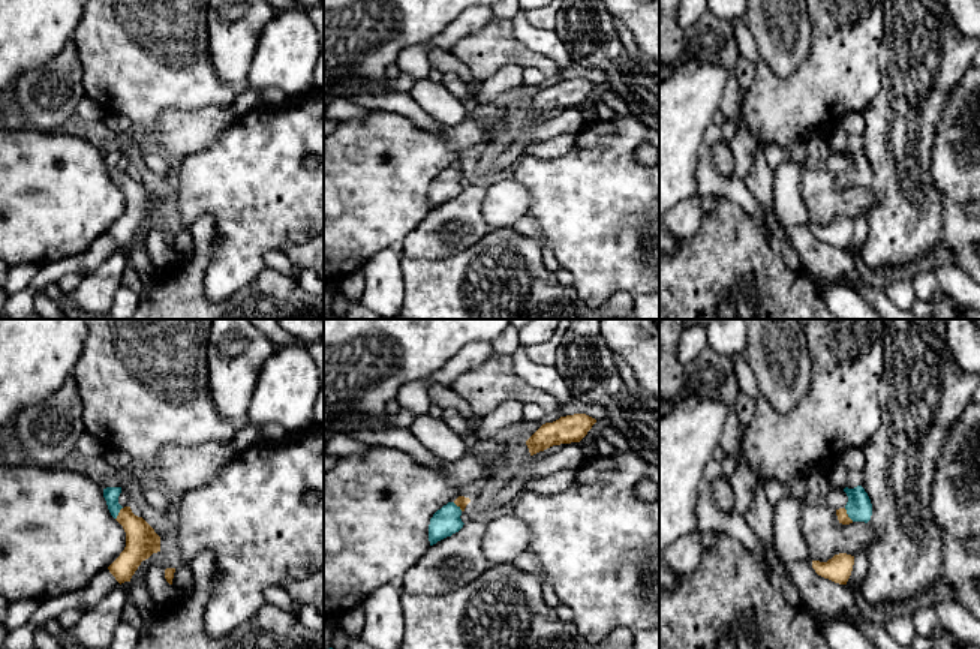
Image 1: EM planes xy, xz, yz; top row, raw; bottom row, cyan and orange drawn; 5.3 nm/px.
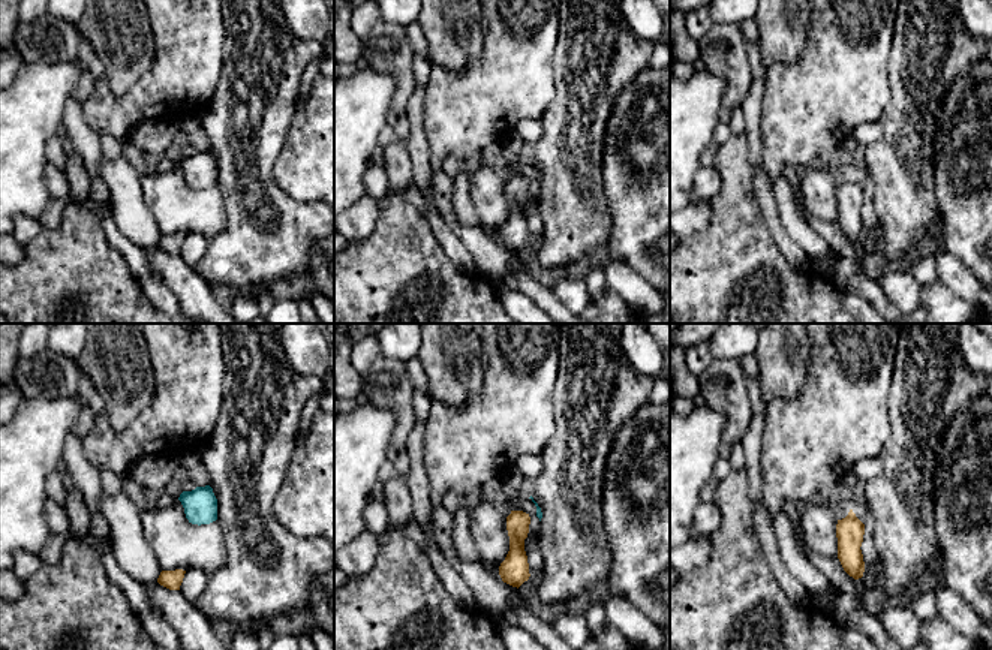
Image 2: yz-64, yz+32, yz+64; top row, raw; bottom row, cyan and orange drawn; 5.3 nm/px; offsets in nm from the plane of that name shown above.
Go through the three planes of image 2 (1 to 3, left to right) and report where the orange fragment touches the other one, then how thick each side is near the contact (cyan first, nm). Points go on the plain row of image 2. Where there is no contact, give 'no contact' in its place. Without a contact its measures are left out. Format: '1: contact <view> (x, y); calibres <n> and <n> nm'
1: no contact
2: no contact
3: no contact

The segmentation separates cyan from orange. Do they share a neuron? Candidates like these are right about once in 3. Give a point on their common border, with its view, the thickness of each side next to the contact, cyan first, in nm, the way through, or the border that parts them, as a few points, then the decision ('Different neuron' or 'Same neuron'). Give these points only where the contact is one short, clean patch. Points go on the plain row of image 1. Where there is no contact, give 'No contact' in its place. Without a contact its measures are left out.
Touches cyan at yz (847, 177). Thickness 140 nm (cyan) against 60 nm. Path across: yz (859, 173), (847, 177), (841, 177). Same neuron

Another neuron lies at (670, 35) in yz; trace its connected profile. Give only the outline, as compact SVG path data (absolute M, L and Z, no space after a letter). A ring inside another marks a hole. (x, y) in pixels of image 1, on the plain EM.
M659 0L659 54L665 63L685 57L683 30L677 24L680 0Z

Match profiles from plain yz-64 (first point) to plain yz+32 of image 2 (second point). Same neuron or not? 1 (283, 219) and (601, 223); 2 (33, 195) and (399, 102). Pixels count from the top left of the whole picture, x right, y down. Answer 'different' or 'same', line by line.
1: same
2: different

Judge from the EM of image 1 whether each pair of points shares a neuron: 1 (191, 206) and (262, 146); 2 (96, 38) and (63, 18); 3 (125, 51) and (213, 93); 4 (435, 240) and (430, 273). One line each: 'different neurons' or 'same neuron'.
1: same neuron
2: different neurons
3: same neuron
4: different neurons

